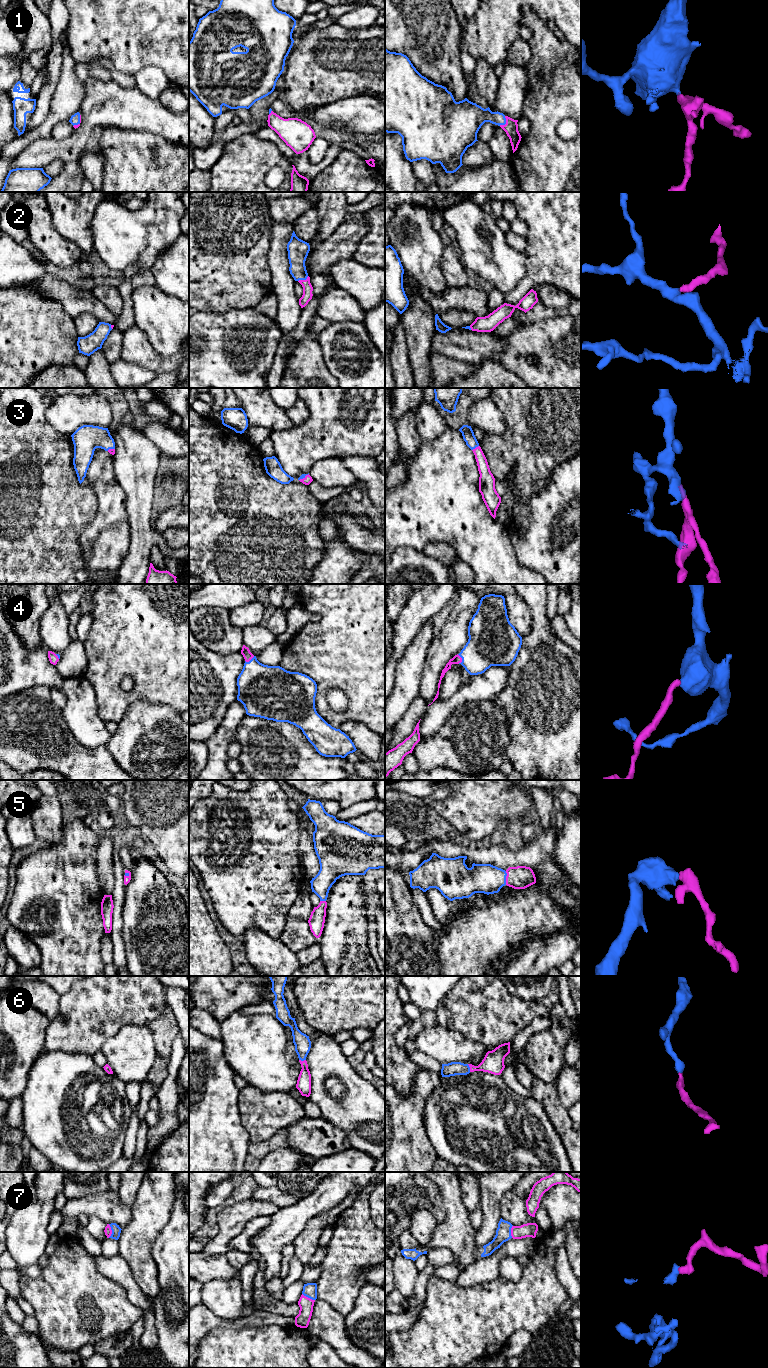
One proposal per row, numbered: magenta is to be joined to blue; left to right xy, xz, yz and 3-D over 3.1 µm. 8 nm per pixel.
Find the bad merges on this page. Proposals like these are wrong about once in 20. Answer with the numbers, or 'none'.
none

